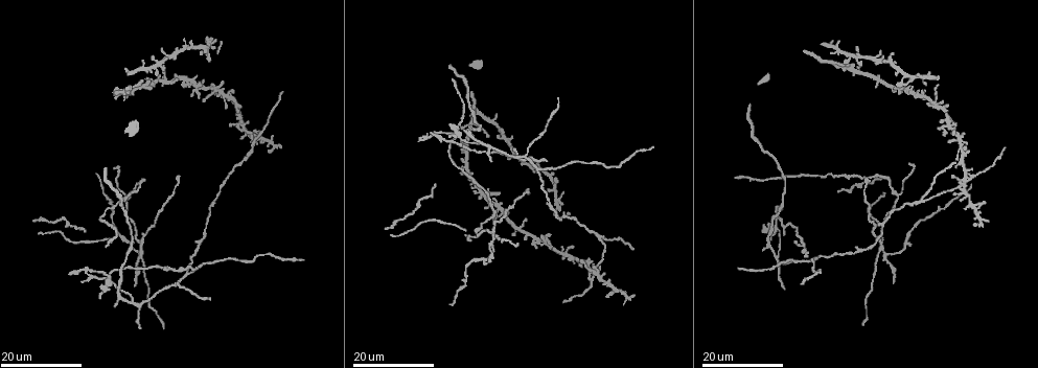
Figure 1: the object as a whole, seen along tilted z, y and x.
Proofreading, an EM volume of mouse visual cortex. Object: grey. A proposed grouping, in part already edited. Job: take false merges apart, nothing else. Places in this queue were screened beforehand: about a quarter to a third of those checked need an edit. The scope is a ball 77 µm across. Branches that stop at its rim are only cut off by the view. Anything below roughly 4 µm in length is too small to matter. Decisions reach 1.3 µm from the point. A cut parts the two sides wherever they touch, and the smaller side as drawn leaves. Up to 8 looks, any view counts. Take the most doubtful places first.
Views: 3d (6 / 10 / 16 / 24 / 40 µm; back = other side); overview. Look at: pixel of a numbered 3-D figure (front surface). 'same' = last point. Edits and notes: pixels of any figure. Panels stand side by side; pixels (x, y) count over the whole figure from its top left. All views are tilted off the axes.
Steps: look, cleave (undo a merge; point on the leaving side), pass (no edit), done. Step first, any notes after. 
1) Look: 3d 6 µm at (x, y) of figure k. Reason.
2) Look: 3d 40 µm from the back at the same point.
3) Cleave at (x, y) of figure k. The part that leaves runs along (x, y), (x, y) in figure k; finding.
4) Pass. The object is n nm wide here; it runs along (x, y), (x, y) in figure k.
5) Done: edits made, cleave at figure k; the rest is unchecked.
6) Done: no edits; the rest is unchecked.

Look: 3d 16 µm at (900, 194) of figure 1. Two arms in line, one across.

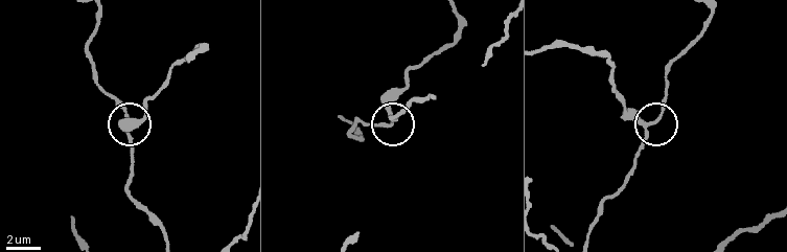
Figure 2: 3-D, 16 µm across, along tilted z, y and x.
Look: 3d 6 µm at (646, 128) of figure 2.

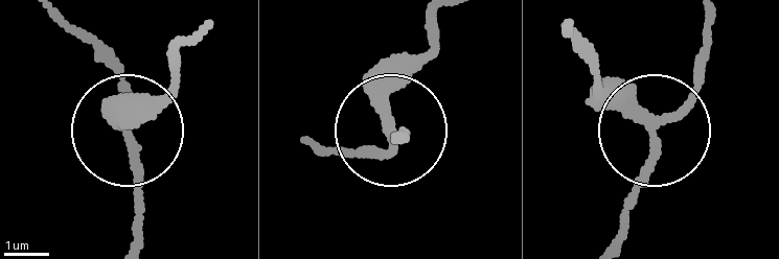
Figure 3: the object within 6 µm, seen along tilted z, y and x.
Pass. It runs along (438, 25), (388, 102), (392, 150), (364, 154) in figure 3; one neuron here.

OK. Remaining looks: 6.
Look: 3d 16 µm at (833, 63) of figure 1. Three arms meet.

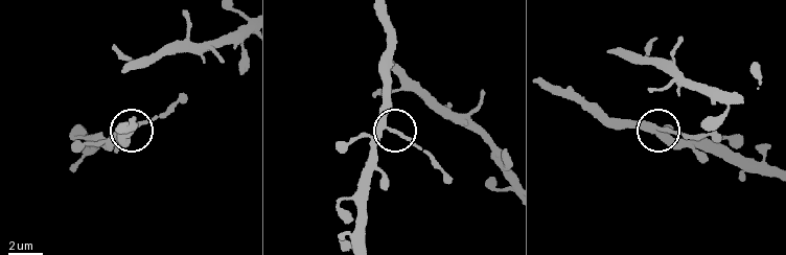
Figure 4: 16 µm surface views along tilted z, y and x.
Look: 3d 6 µm at (655, 129) of figure 4.

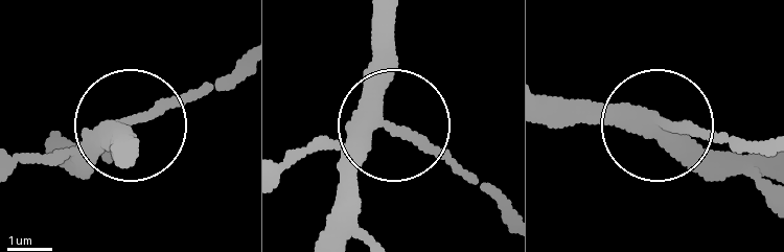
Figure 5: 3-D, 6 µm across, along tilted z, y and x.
Look: 3d 6 µm from the back at (386, 125) of figure 5.

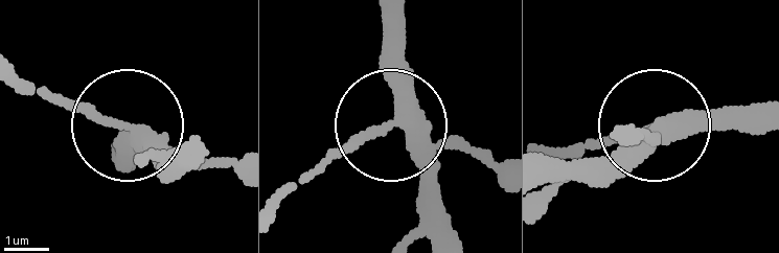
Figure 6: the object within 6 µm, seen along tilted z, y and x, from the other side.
Pass. 3 arms meet here; it runs along (449, 237), (431, 175), (387, 128), (353, 135), (279, 202) in figure 6; all the same neuron.

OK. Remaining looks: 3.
Look: 3d 24 µm at (777, 257) of figure 1.

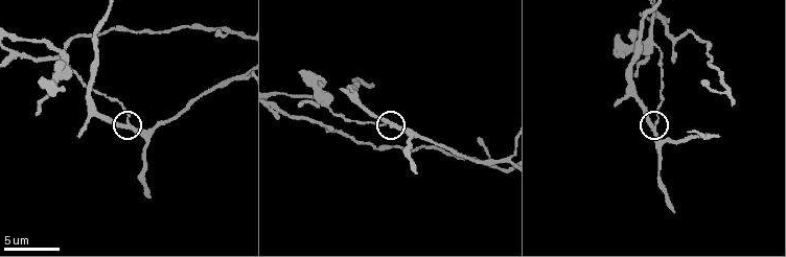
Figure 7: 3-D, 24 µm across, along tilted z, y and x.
Look: 3d 10 µm at (654, 124) of figure 7.

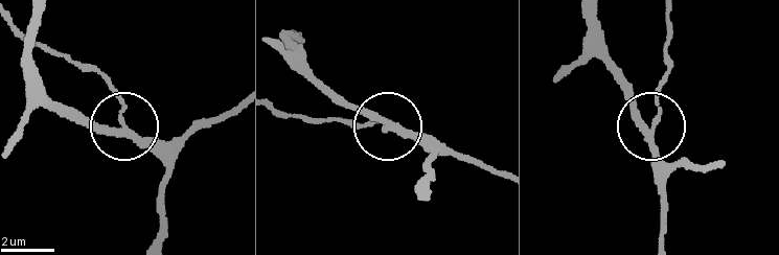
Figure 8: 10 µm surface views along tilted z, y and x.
Cleave at (123, 102) of figure 8. The side arm is 51 µm long; the part that leaves runs along (651, 138), (666, 71), (669, 15) in figure 8; a second neuron is stuck on.

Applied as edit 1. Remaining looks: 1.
Done: edits made, cleave at figure 8; the rest is unchecked.

